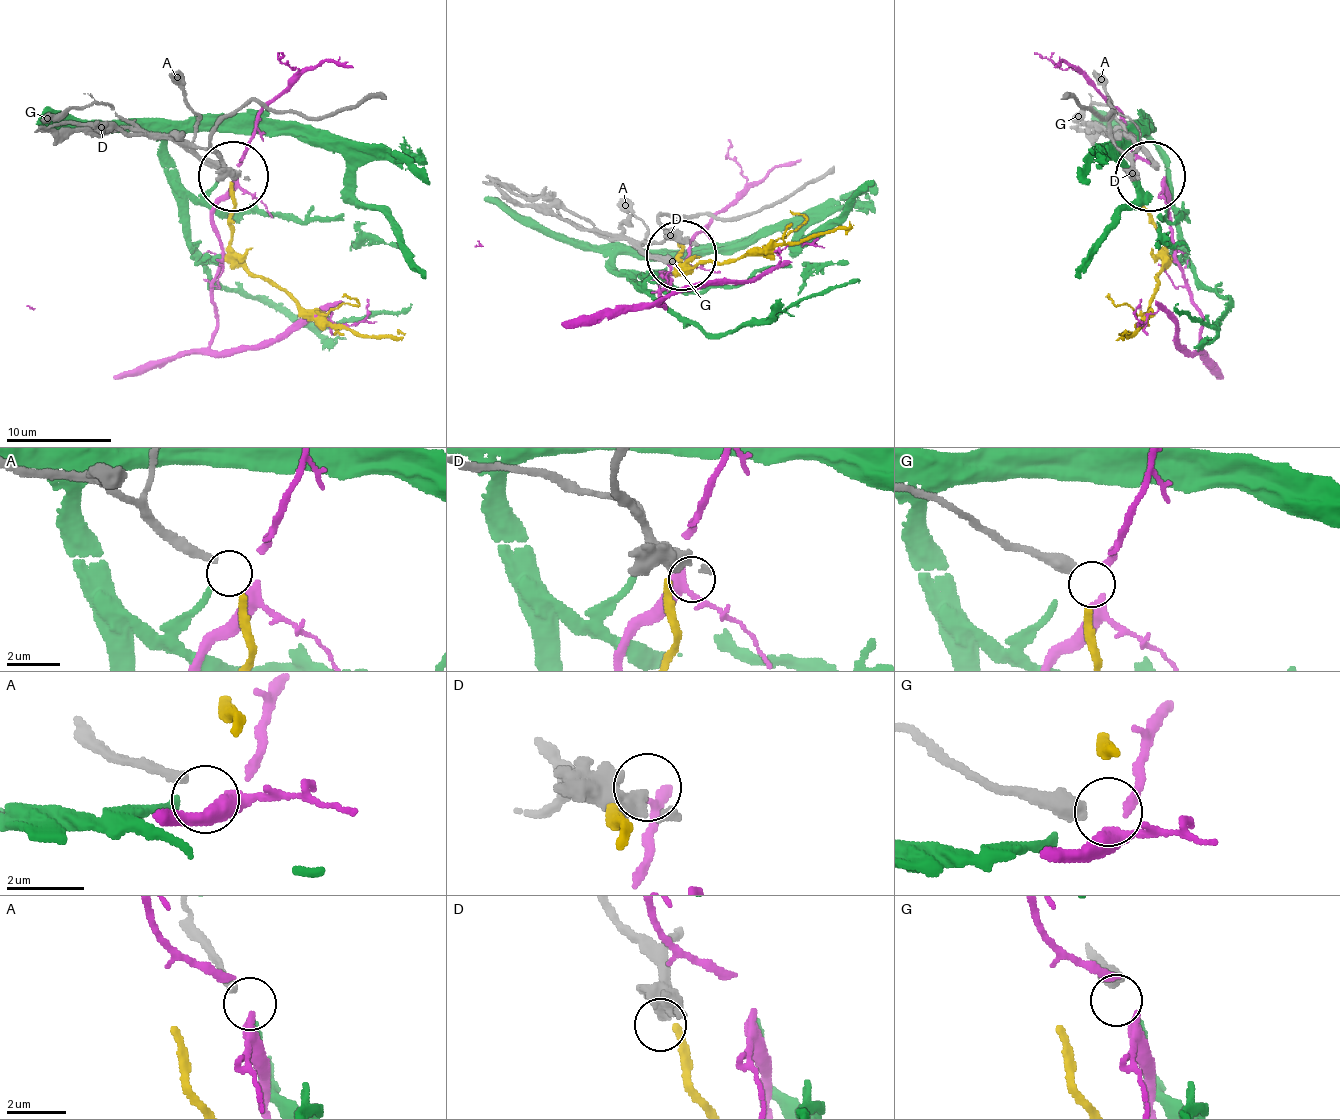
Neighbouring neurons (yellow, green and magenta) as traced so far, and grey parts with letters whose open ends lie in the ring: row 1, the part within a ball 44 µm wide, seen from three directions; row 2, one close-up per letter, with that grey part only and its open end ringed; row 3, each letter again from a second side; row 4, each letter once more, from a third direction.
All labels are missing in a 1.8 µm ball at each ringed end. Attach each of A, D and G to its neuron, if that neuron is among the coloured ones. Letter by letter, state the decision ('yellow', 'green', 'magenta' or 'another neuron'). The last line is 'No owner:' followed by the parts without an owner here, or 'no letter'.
A: another neuron
D: another neuron
G: another neuron
No owner: A, D, G

